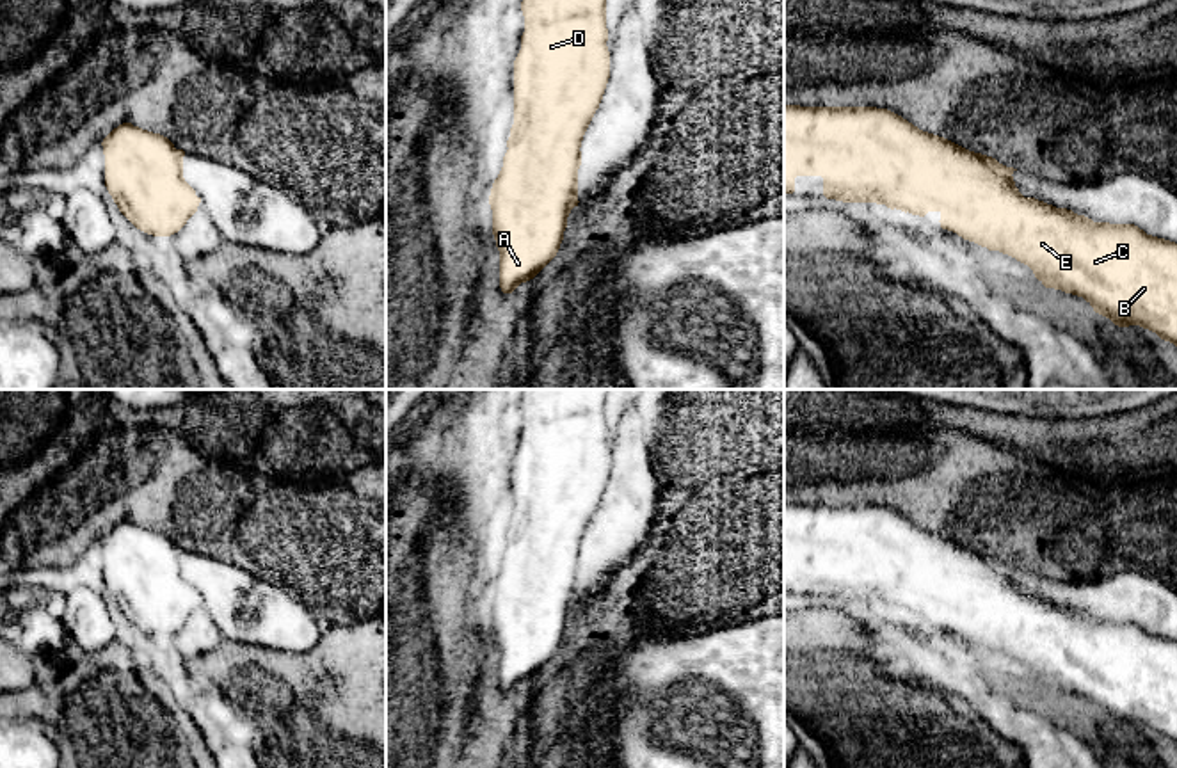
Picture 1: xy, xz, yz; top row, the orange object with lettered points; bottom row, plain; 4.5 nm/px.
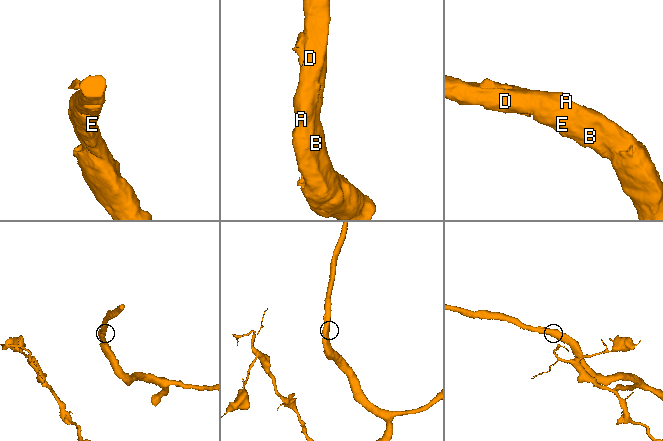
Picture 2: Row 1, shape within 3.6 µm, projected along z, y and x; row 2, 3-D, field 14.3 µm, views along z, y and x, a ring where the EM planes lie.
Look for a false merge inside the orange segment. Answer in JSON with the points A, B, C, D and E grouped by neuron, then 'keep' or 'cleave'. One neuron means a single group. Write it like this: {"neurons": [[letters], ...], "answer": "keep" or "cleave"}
{"neurons": [["A", "B", "C", "D", "E"]], "answer": "keep"}

